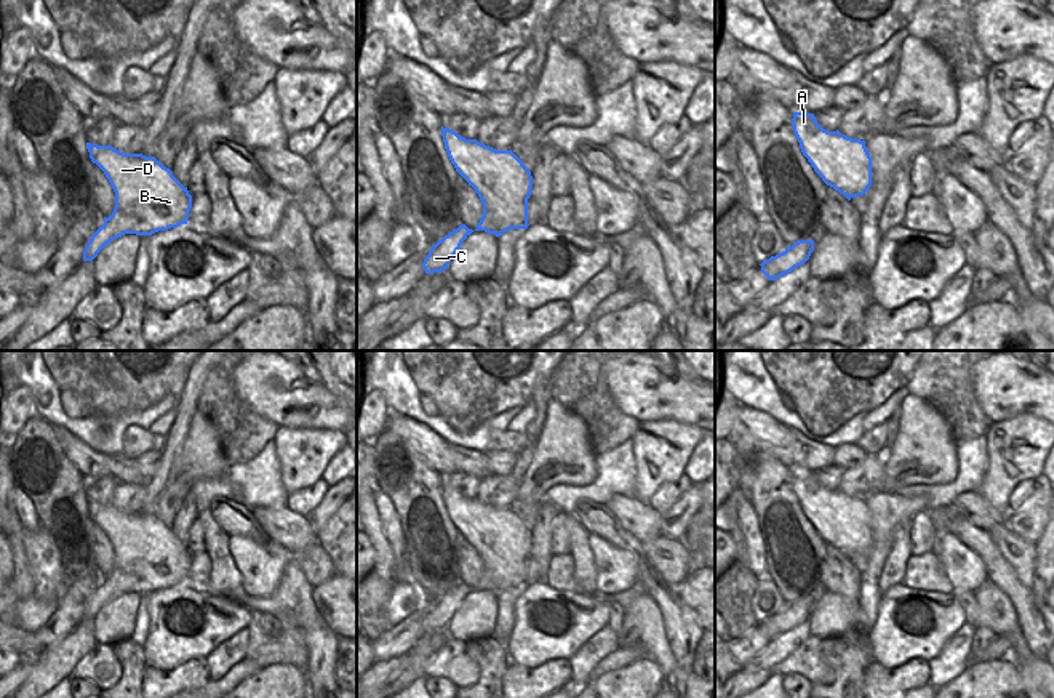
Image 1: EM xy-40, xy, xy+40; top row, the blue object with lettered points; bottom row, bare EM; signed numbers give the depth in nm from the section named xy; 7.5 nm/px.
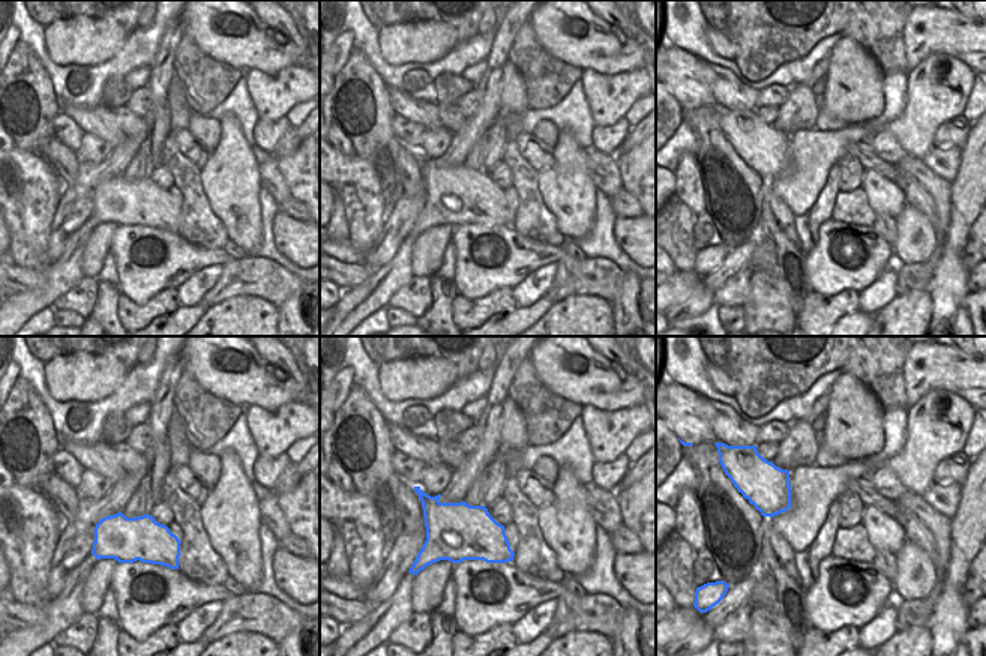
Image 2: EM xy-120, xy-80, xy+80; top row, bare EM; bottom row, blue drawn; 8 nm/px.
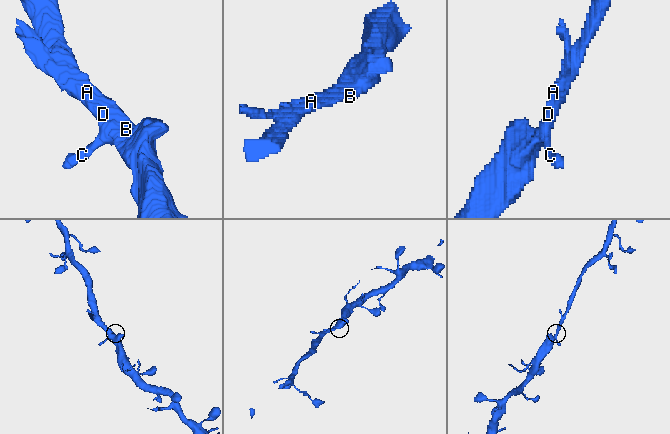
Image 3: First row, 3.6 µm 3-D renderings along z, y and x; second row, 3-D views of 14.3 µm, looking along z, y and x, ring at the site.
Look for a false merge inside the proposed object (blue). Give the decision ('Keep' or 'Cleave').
Keep.

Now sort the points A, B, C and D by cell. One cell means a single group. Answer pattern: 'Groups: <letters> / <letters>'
Groups: A B C D.

